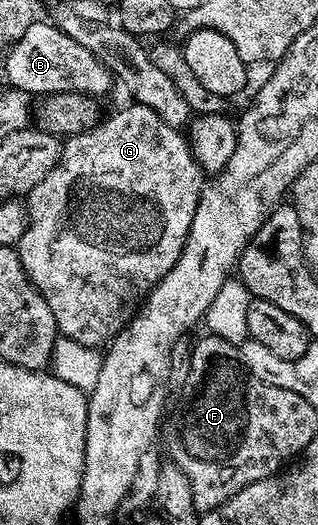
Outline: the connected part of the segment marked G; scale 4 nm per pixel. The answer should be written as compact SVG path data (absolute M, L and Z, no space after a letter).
M138 104L130 105L112 118L104 117L97 128L66 139L59 151L57 164L45 176L45 180L34 186L25 198L27 213L31 219L28 221L27 231L21 235L17 243L19 259L25 268L27 279L43 297L45 304L49 304L49 312L53 312L53 320L60 335L77 340L77 344L82 346L106 347L111 339L117 337L127 327L131 317L143 305L148 292L164 278L169 268L173 268L173 264L177 264L181 248L187 239L189 224L193 224L193 212L197 212L199 194L205 185L203 169L195 162L188 139L184 135L182 138L179 135L182 133L176 127L165 124L165 120L157 116L157 112Z

